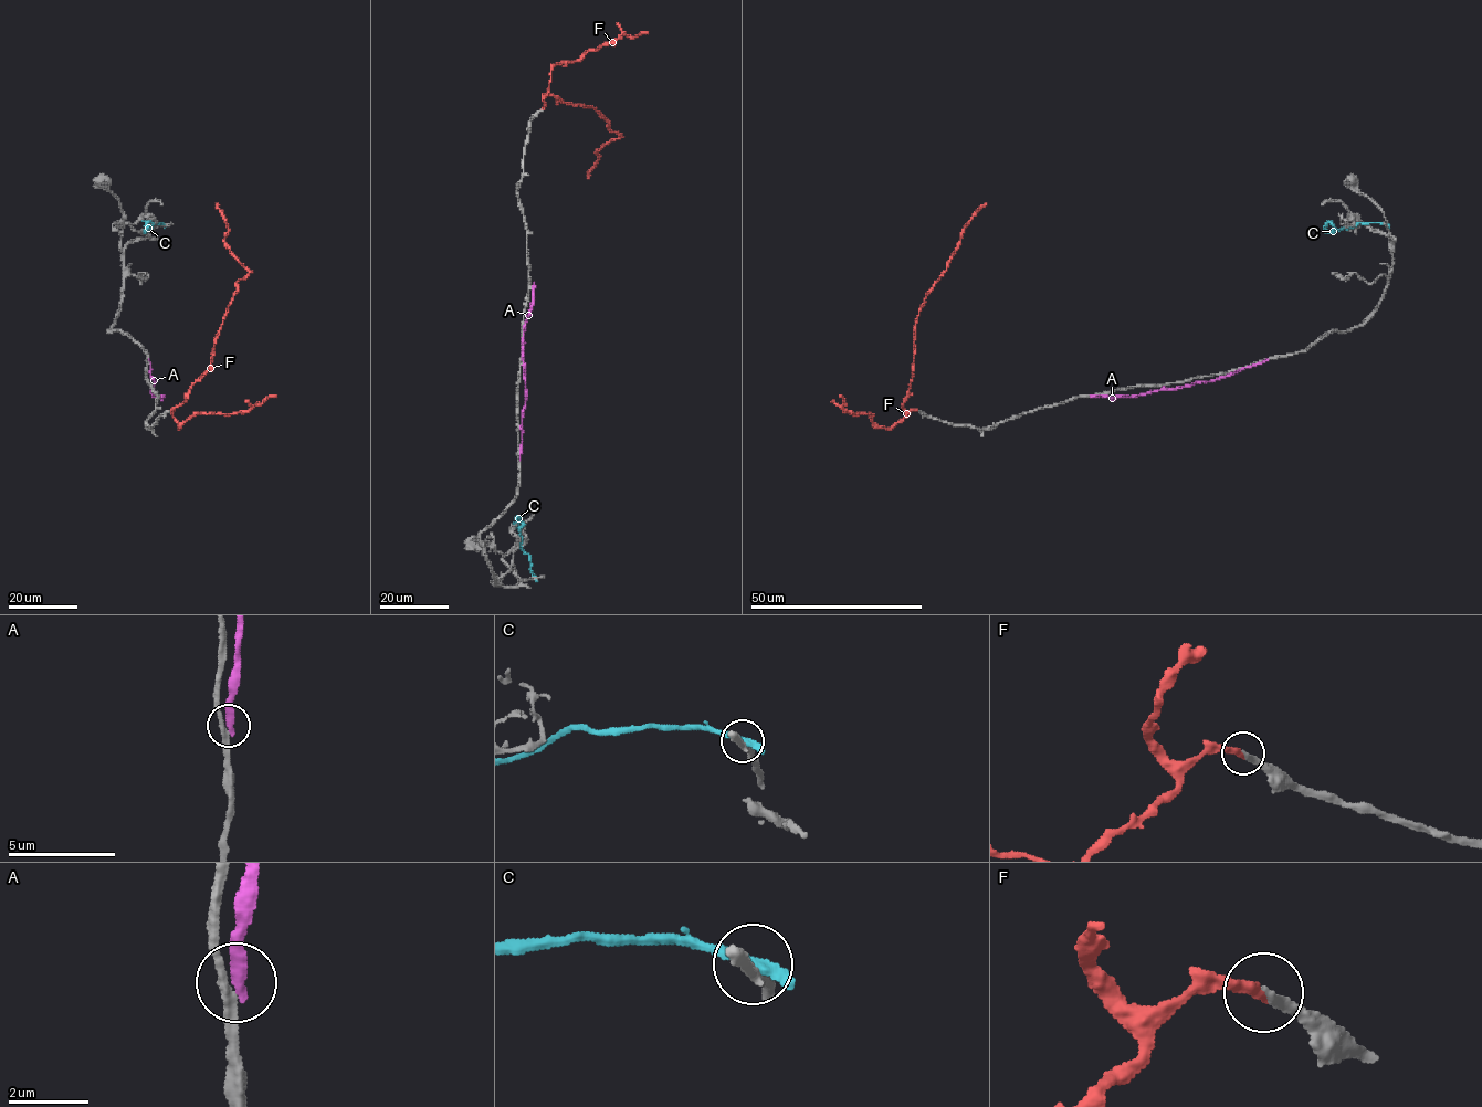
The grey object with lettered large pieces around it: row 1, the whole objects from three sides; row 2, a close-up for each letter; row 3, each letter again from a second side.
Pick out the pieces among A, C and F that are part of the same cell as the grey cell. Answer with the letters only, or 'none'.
F

